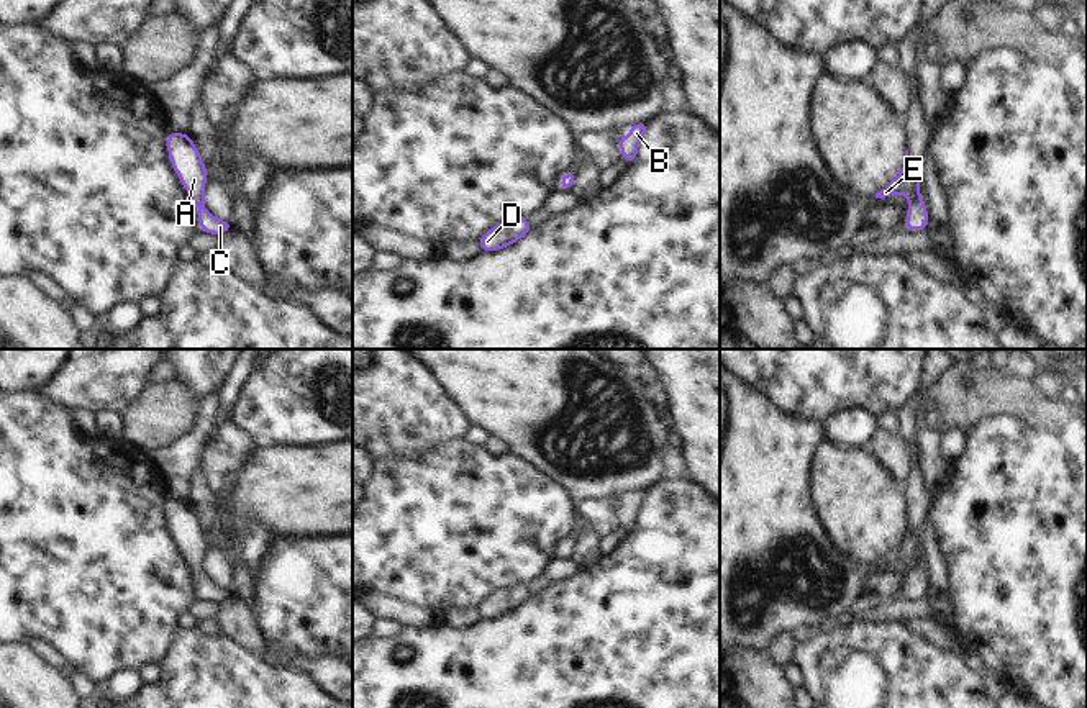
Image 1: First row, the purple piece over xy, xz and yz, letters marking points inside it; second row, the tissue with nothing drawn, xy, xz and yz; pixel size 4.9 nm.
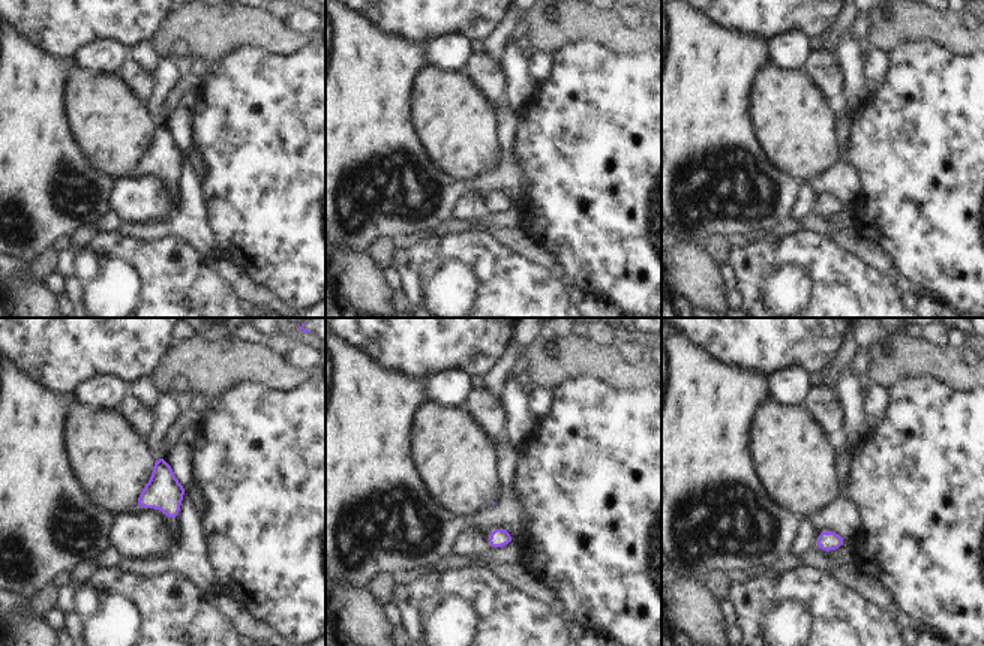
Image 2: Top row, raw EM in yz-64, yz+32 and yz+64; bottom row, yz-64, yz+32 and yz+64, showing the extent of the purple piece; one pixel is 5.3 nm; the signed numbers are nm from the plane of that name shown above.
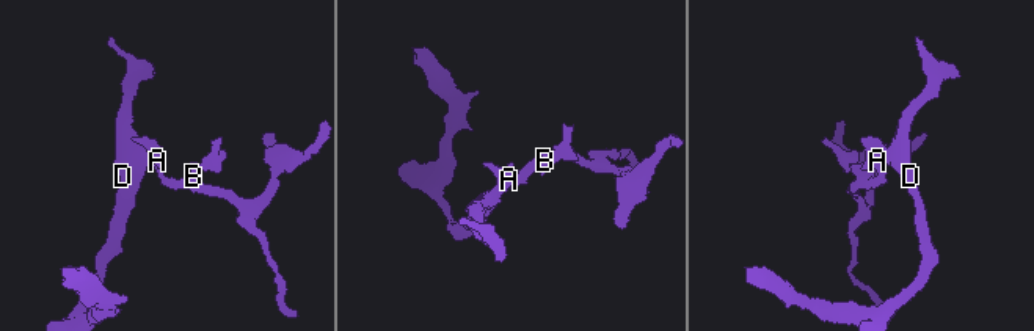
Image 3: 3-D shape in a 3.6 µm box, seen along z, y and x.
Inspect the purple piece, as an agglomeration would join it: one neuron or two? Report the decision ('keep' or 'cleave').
keep

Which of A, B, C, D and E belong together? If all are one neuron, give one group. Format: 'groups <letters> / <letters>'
groups A B C D E

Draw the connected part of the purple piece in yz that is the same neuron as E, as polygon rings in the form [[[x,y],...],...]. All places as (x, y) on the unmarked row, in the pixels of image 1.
[[[905,518],[905,528],[898,542],[877,559],[876,565],[885,565],[895,560],[903,560],[908,567],[908,580],[905,585],[907,598],[921,598],[931,593],[926,570],[920,564],[920,542],[912,533],[908,518]]]

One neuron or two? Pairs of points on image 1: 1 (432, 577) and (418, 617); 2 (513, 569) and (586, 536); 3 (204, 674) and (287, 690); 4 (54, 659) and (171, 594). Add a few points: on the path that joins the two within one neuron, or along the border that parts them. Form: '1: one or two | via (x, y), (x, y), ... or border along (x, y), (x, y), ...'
1: two | border along (384, 595), (428, 605), (440, 615)
2: two | border along (574, 502), (574, 531), (571, 535)
3: one | via (225, 685), (266, 690)
4: two | border along (25, 641), (45, 639), (66, 661)

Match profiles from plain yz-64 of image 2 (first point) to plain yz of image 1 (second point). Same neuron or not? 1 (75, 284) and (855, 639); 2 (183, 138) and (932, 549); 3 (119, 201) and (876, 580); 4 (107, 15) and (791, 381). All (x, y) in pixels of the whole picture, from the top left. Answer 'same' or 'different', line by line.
1: same
2: same
3: same
4: same

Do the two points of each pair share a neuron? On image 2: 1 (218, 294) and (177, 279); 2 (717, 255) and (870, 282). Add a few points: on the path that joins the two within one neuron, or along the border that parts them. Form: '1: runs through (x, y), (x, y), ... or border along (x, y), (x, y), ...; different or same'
1: runs through (207, 294), (192, 294), (188, 290); same
2: border along (732, 249), (728, 260); different

